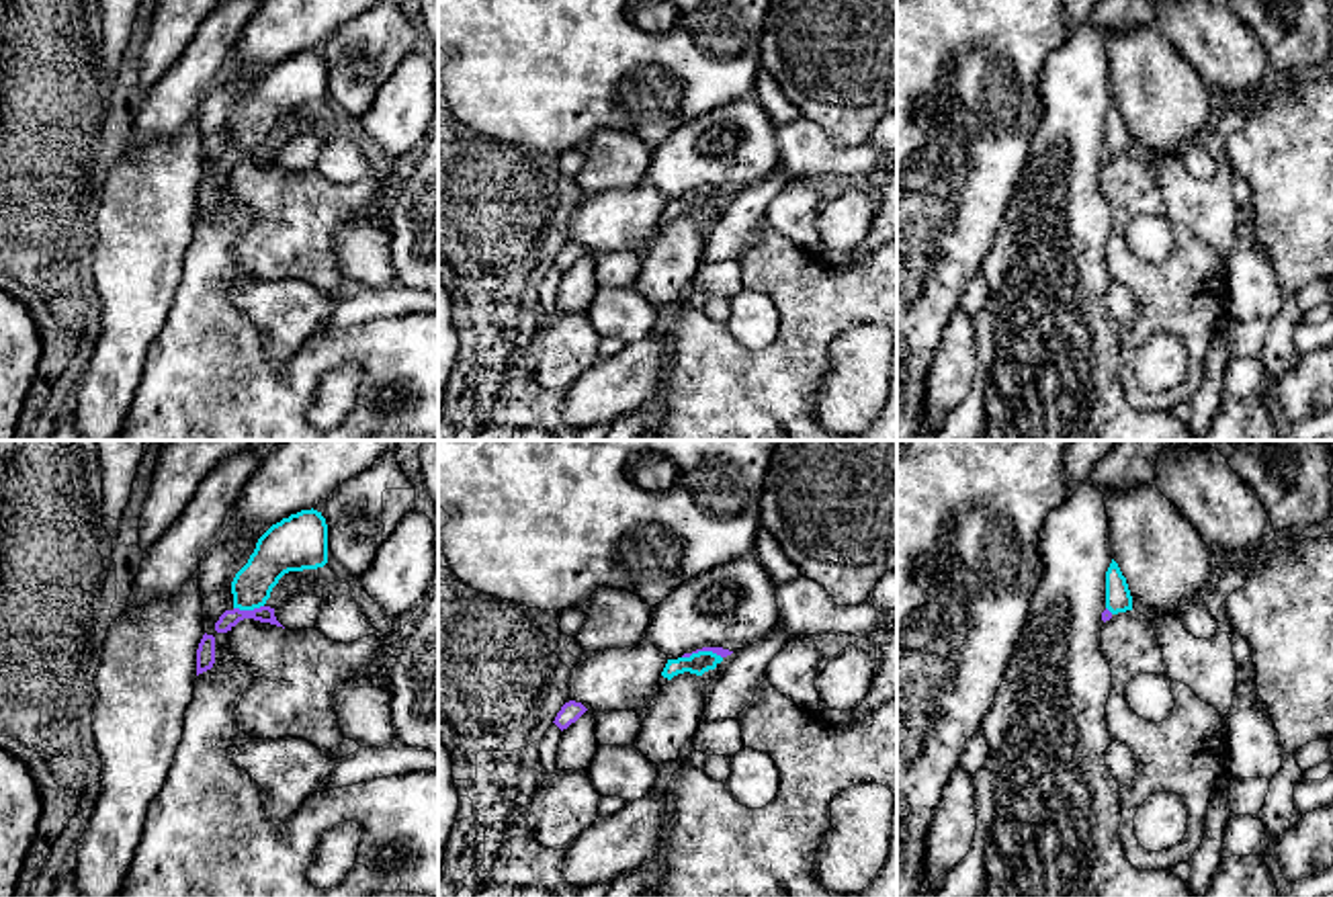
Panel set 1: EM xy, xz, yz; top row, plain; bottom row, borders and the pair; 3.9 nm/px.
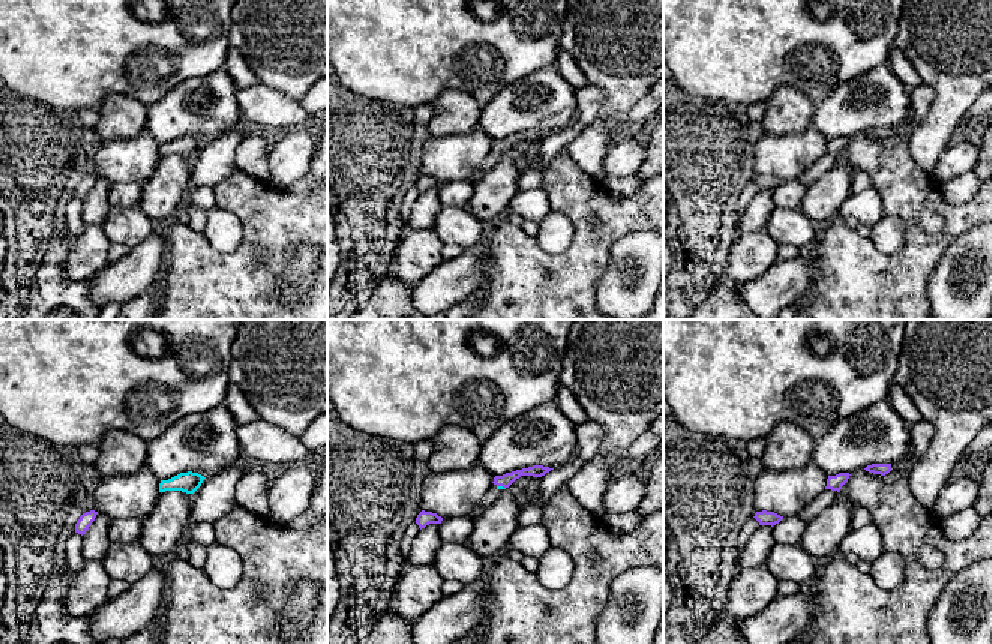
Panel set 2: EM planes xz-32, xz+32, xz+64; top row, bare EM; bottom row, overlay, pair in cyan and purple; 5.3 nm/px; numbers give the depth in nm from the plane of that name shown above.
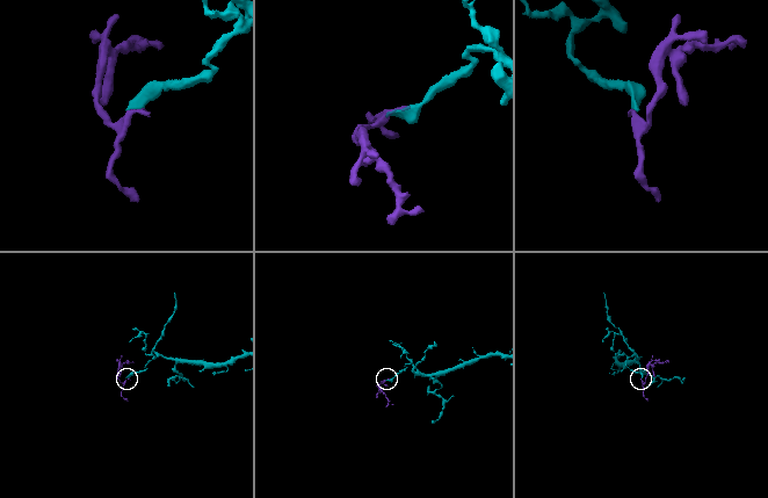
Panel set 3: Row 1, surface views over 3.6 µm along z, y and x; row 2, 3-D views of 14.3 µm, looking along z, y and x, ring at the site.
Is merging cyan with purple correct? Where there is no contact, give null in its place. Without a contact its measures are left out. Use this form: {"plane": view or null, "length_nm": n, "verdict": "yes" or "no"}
{"plane": "xy", "length_nm": 120, "verdict": "yes"}

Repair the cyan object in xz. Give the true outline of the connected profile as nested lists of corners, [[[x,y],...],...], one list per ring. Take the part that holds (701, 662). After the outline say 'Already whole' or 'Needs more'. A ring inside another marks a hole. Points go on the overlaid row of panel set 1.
[[[702,647],[692,653],[684,653],[678,659],[668,659],[661,676],[668,680],[684,672],[702,676],[704,672],[715,670],[731,653],[733,651],[723,647]]]. Needs more

